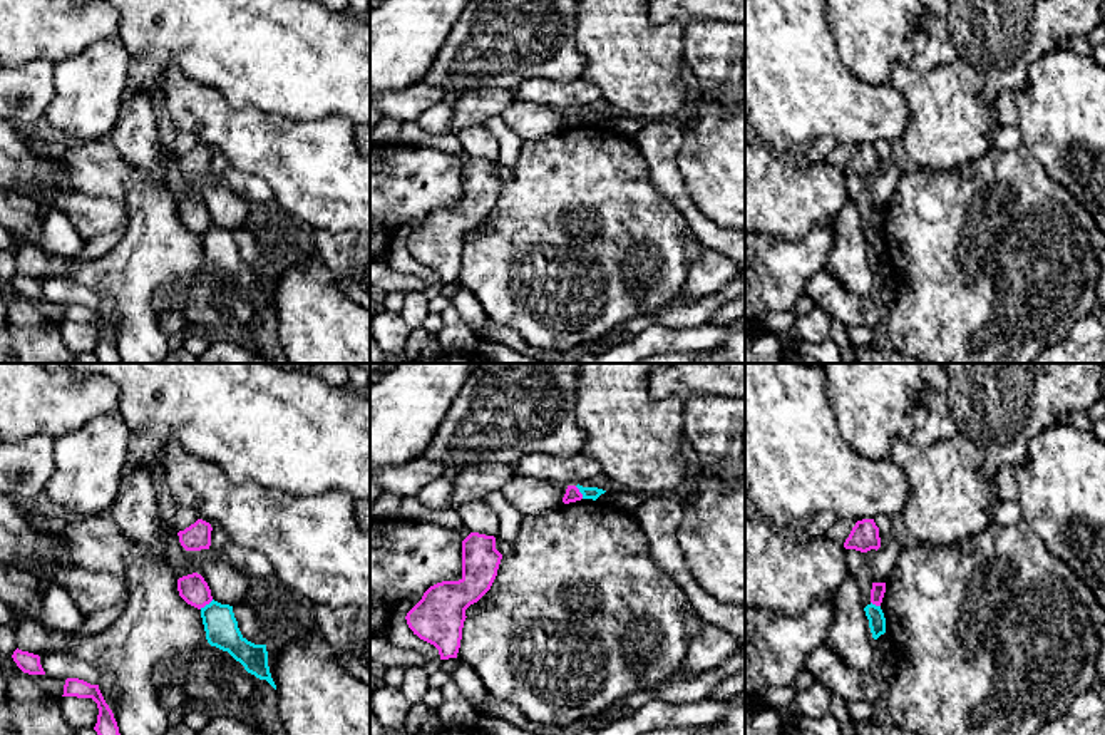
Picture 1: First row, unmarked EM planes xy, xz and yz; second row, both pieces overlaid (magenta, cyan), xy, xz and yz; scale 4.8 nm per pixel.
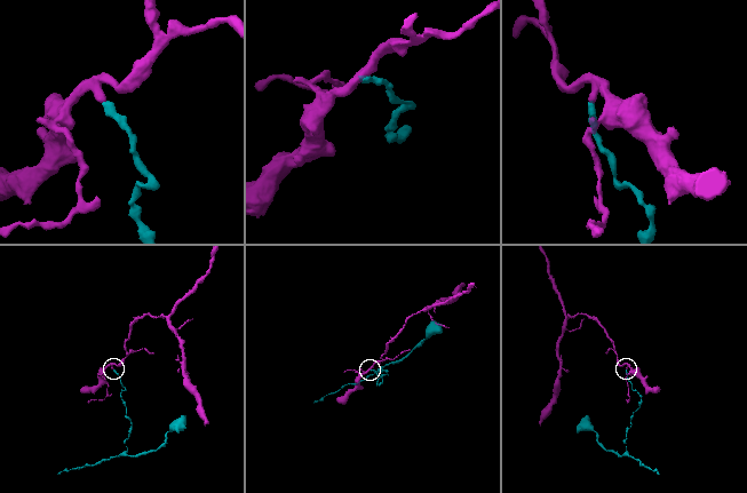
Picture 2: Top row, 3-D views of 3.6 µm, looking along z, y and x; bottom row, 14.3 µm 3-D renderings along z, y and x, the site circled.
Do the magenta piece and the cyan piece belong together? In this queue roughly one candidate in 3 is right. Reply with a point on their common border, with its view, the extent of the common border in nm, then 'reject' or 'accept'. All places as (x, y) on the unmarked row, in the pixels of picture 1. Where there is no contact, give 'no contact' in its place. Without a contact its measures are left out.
xy (206, 228) | 80 nm | reject

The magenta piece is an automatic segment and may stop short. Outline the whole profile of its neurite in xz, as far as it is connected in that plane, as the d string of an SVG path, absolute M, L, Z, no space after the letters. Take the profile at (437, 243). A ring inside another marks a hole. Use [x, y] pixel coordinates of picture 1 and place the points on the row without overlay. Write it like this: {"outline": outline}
{"outline": "M470 157L462 166L462 203L430 211L407 238L409 253L434 270L440 285L457 283L465 234L491 214L501 184L494 161Z"}

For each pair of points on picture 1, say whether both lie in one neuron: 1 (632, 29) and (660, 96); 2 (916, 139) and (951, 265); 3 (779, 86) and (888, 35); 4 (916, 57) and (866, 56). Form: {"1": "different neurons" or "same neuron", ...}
{"1": "same neuron", "2": "different neurons", "3": "different neurons", "4": "same neuron"}

